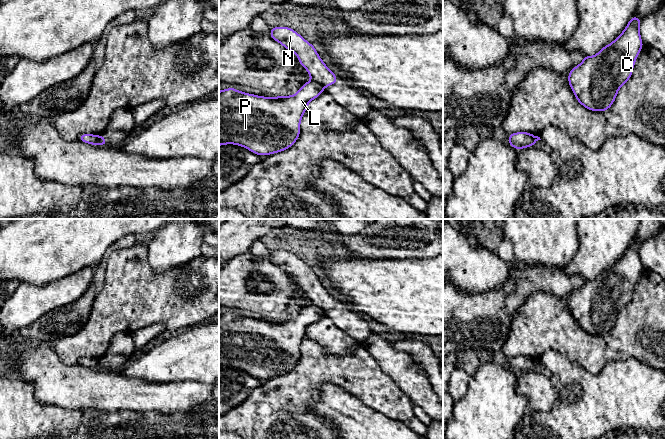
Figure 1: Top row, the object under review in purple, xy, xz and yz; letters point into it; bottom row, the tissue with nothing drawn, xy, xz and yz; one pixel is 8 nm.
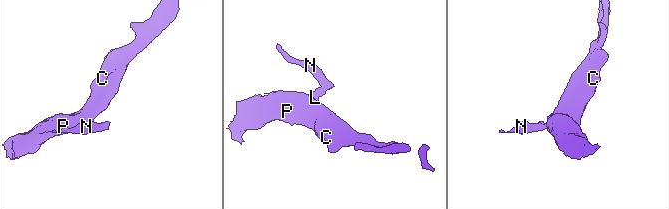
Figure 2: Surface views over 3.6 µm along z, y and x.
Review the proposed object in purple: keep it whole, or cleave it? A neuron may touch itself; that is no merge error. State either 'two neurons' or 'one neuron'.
two neurons

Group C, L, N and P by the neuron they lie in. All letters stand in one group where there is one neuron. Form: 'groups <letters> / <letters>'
groups C L P / N

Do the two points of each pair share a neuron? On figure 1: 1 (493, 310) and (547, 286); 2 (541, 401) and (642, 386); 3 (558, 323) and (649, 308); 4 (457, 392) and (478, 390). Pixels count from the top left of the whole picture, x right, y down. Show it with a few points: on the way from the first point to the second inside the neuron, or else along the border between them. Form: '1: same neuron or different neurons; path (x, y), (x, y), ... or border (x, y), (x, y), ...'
1: same neuron; path (506, 301), (525, 283), (534, 283)
2: different neurons; border (553, 378), (553, 406), (549, 410), (535, 411)
3: same neuron; path (581, 341), (616, 341), (626, 331)
4: different neurons; border (470, 377), (466, 393), (454, 402)

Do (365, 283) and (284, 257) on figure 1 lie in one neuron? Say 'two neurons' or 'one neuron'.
two neurons

